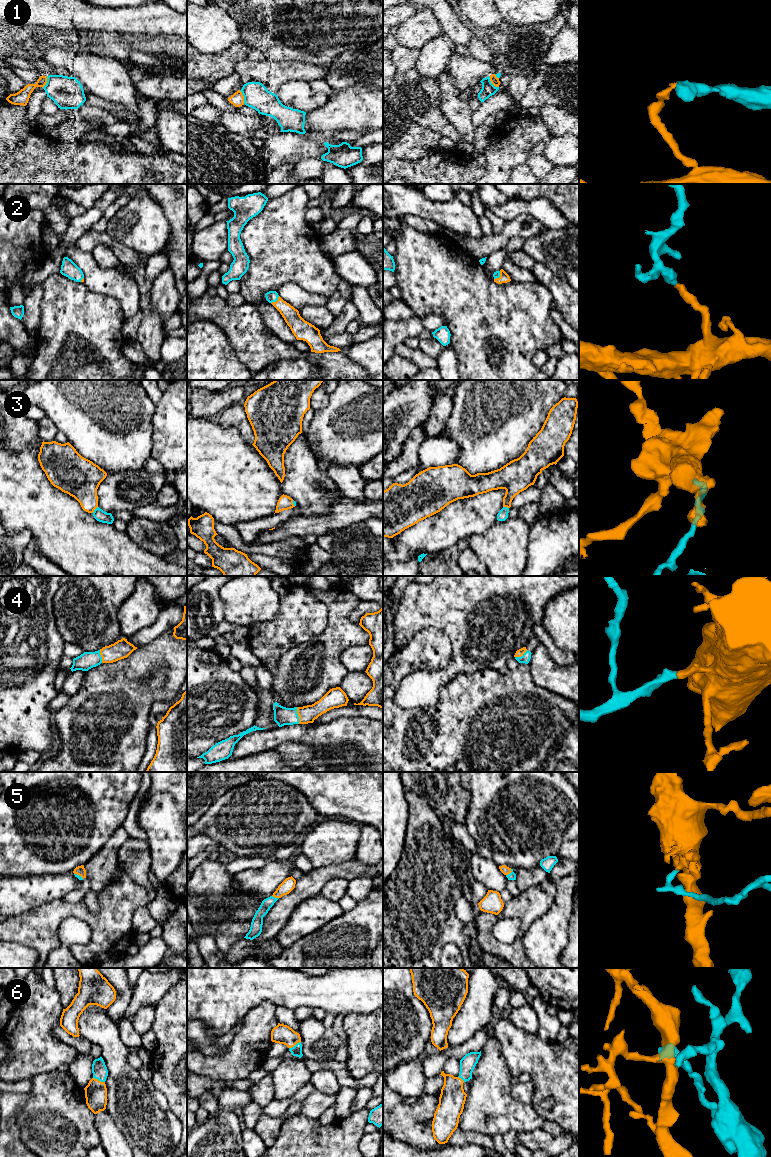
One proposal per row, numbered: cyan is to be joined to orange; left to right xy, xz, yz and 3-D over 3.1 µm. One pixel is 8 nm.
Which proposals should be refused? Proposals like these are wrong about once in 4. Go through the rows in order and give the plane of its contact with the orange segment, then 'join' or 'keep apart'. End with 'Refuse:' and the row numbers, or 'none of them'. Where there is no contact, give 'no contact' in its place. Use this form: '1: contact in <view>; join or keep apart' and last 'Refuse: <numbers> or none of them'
1: contact in yz; keep apart
2: contact in xz; join
3: contact in xy; keep apart
4: contact in xz; join
5: contact in yz; keep apart
6: contact in xy; join
Refuse: 1, 3, 5

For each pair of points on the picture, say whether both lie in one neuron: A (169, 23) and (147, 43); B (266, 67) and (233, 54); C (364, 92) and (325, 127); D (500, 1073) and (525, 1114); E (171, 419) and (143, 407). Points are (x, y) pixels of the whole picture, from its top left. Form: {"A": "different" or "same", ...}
{"A": "different", "B": "different", "C": "same", "D": "same", "E": "different"}

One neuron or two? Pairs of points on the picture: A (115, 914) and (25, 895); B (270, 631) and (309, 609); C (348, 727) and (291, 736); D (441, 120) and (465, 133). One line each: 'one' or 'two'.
A: two
B: one
C: one
D: two

